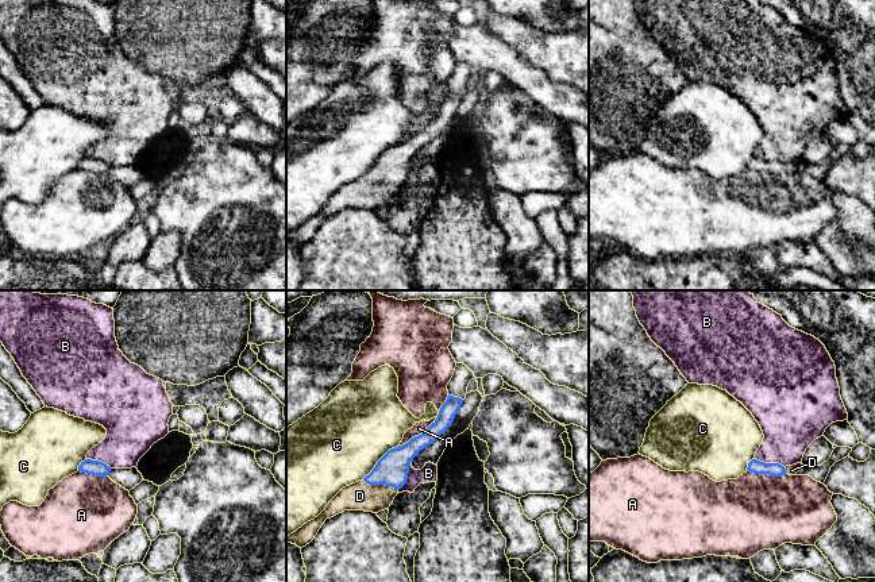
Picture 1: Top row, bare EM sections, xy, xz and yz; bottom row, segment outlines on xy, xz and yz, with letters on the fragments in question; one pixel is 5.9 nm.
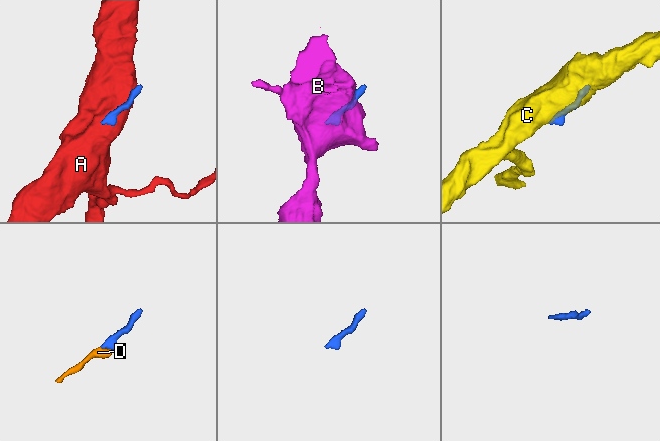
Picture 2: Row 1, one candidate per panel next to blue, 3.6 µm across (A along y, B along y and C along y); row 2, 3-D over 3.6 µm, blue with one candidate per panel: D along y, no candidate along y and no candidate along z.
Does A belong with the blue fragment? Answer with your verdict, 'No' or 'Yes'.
No

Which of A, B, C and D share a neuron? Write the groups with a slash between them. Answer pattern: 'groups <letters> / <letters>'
groups A / B / C / D

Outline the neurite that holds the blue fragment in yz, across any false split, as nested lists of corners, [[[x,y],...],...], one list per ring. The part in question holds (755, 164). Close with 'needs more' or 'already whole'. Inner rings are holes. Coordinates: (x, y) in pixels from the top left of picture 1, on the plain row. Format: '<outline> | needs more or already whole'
[[[752,157],[747,165],[753,171],[768,171],[770,174],[780,174],[783,171],[795,173],[801,166],[802,161],[785,165],[779,161],[764,161],[758,157]]] | needs more

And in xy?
[[[85,157],[78,163],[78,169],[92,171],[96,174],[107,174],[111,169],[111,165],[99,158]]] | already whole

